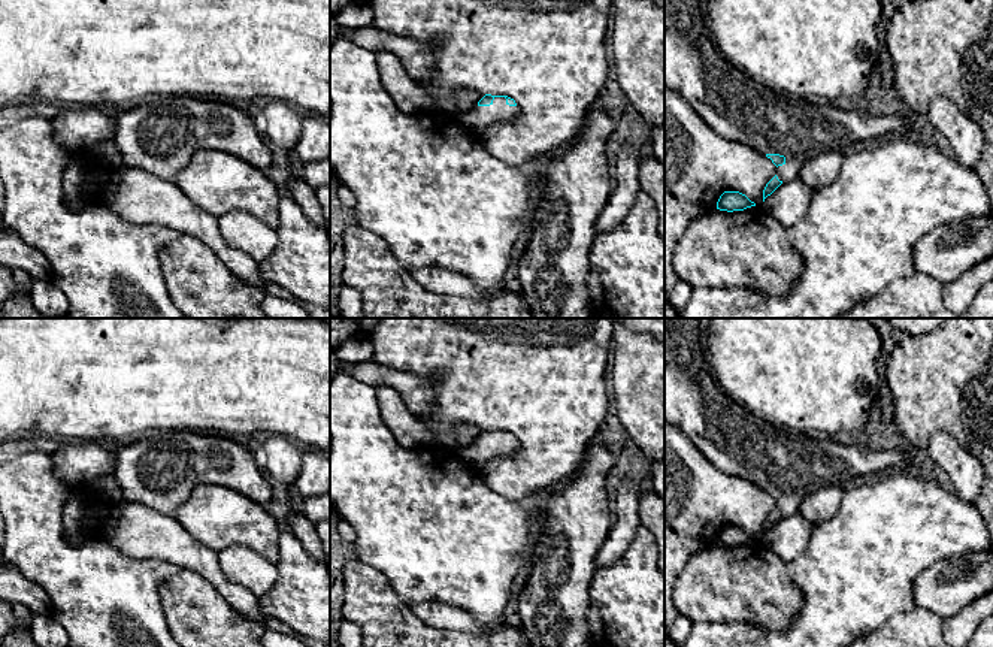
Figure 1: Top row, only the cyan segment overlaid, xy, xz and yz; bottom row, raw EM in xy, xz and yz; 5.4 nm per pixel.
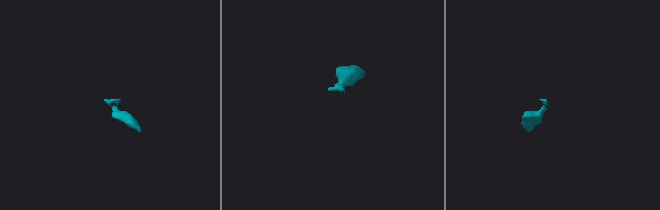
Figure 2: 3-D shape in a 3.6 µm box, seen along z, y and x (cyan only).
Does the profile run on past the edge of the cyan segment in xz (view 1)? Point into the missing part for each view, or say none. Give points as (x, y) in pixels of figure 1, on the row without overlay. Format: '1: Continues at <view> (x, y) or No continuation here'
1: Continues at xz (477, 456)

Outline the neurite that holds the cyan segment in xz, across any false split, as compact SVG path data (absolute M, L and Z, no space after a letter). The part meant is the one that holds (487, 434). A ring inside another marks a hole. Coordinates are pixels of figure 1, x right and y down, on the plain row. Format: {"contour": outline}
{"contour": "M485 429L475 442L455 448L466 468L487 472L488 463L497 456L518 453L518 441L508 430Z"}

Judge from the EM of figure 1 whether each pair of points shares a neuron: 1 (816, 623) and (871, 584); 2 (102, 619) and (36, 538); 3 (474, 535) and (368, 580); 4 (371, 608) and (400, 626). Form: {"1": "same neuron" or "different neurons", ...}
{"1": "same neuron", "2": "same neuron", "3": "different neurons", "4": "same neuron"}

